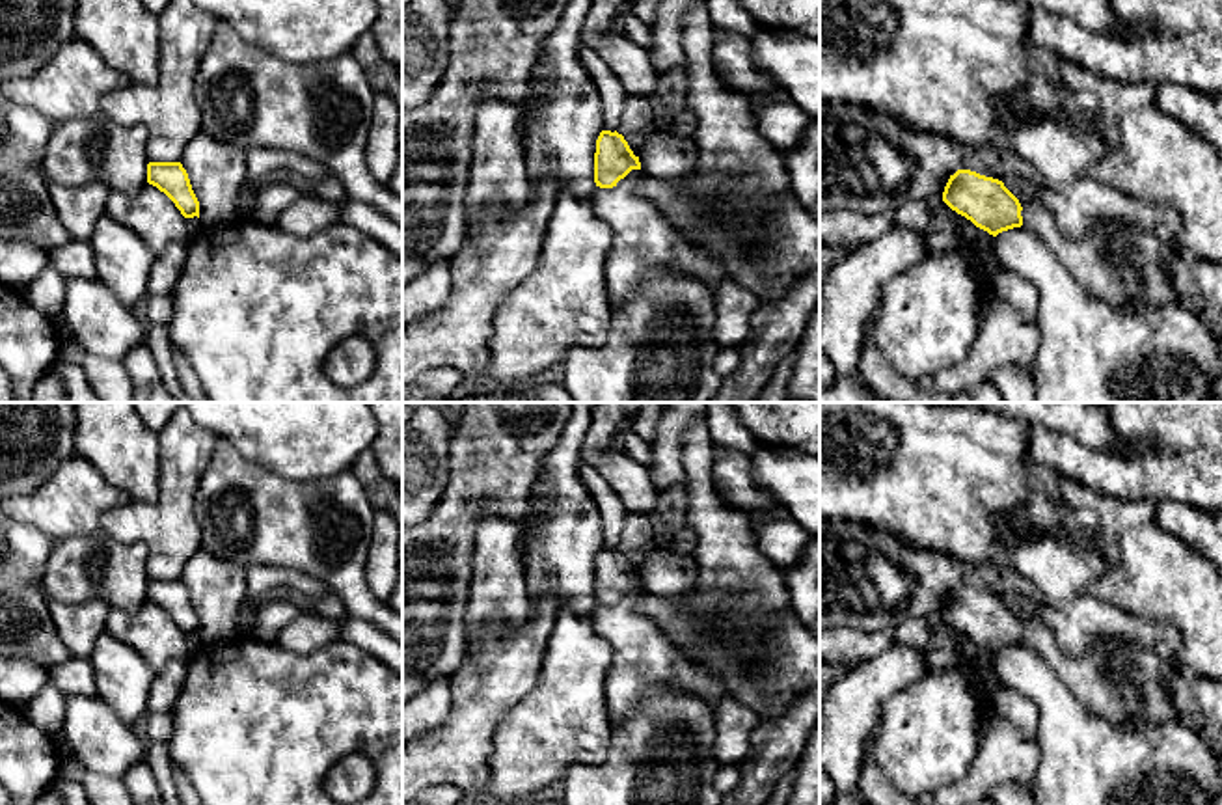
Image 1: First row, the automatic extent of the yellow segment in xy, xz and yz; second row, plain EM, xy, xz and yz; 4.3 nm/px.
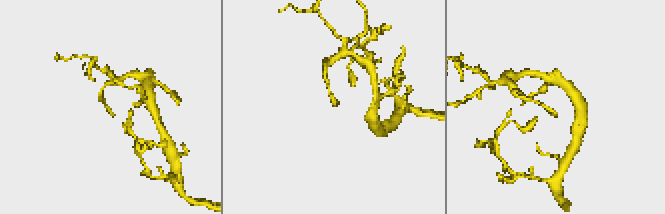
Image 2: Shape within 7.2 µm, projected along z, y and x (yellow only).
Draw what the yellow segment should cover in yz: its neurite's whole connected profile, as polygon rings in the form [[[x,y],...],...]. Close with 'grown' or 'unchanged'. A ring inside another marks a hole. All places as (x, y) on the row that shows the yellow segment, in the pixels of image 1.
[[[971,170],[950,175],[943,201],[993,237],[1023,225],[1023,207],[1004,183]]]; unchanged

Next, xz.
[[[602,130],[594,153],[594,183],[600,188],[613,188],[631,170],[641,170],[639,157],[617,130]]]; unchanged

